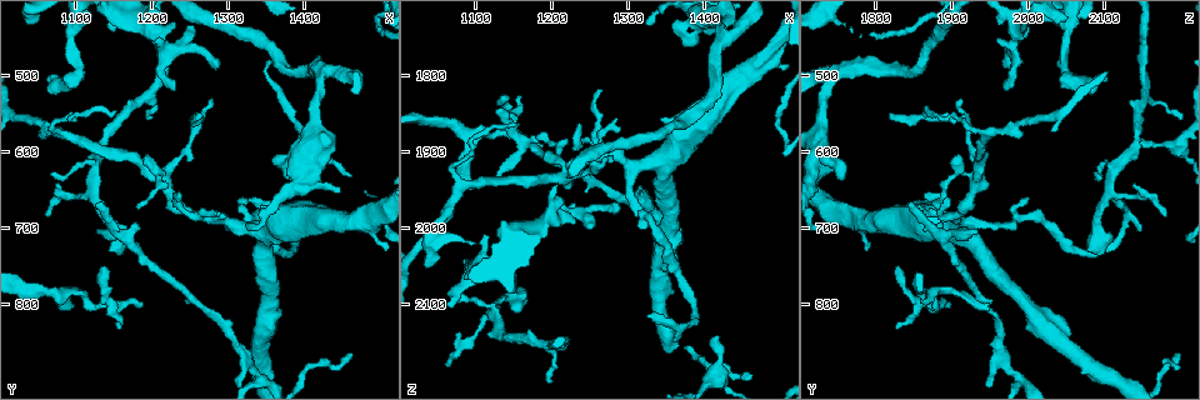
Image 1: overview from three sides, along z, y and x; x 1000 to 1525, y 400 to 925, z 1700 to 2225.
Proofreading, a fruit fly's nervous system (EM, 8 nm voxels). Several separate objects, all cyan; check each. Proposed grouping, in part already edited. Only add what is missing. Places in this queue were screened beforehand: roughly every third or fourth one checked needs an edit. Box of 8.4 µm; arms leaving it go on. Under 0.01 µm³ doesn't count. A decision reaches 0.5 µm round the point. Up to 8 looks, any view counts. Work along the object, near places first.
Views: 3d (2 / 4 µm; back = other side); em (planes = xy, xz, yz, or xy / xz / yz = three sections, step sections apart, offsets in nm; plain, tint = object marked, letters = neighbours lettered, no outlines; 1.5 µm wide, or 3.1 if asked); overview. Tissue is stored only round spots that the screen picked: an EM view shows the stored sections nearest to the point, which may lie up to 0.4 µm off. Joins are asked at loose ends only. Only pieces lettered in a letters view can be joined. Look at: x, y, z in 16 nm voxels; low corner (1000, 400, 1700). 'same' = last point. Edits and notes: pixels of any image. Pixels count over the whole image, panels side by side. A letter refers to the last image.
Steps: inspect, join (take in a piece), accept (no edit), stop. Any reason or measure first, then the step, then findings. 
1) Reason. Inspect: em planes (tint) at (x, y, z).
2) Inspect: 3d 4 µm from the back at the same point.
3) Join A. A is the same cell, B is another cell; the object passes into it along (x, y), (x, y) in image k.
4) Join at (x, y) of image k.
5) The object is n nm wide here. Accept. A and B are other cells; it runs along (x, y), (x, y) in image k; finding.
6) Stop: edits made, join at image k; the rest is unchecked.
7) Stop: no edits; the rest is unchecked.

Free end. Inspect: em planes (letters) at (1070, 505, 2105).

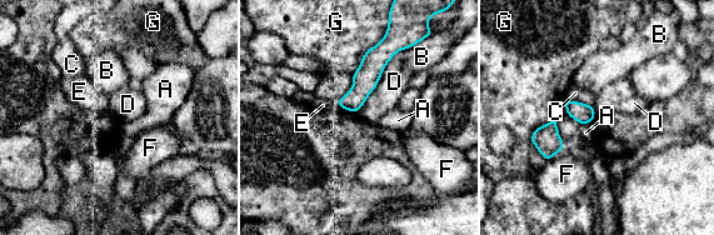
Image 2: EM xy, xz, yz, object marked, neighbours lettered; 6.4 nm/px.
Accept. A, B, C, D, E, F and G are other cells; it runs along (393, 50), (340, 103) in image 2; no lettered piece goes on from it.

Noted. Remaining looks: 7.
Branch stops here. Inspect: em yz step 8 (letters) at (1185, 800, 1900).

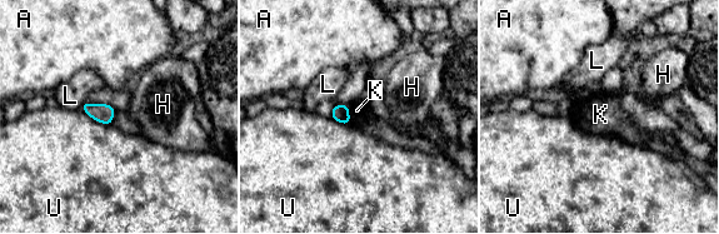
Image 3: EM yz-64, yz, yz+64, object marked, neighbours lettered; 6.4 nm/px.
The object is 110 nm wide here. Accept. A, H, K, L and U are other cells; none of them fits.

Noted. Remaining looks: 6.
Free end. Inspect: em planes (tint) at (1250, 435, 1990).

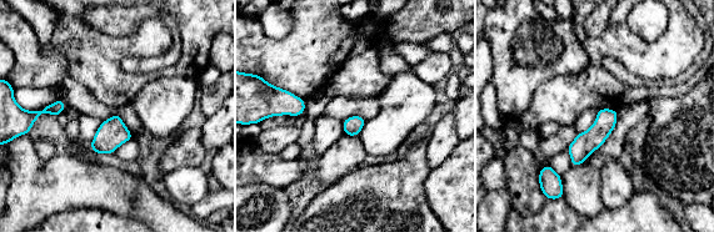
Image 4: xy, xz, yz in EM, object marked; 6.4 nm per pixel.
Inspect: em planes (letters) at the same point.

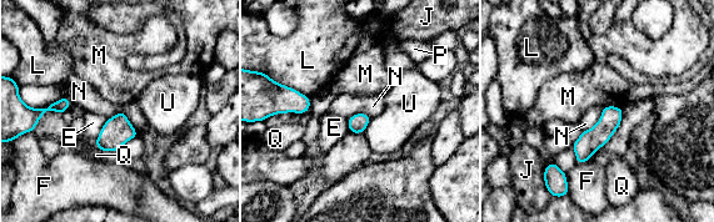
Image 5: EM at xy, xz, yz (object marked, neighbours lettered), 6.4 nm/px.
The object is 120 nm wide here. Accept. E, F, J, L, M, N, P, Q and U are other cells; no lettered piece goes on from it.

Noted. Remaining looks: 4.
Stop: no edits; the rest is unchecked.

